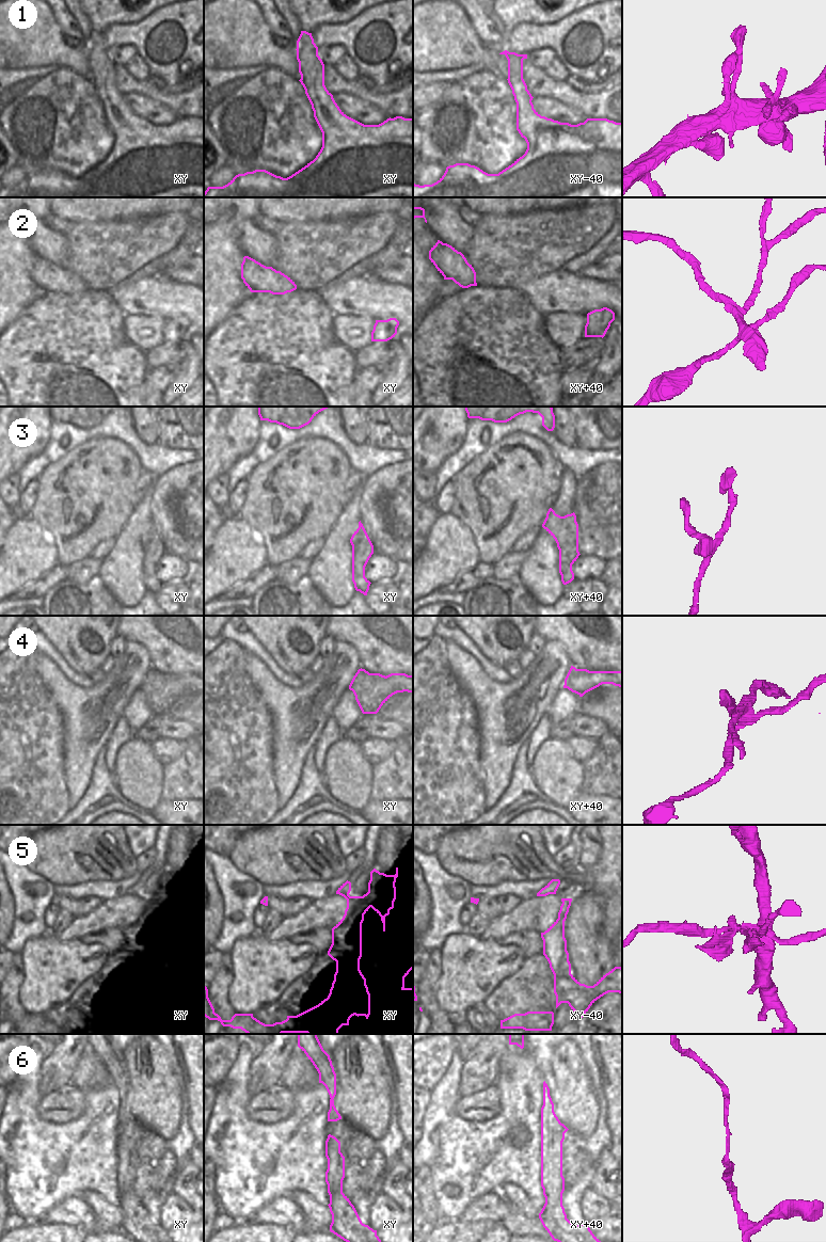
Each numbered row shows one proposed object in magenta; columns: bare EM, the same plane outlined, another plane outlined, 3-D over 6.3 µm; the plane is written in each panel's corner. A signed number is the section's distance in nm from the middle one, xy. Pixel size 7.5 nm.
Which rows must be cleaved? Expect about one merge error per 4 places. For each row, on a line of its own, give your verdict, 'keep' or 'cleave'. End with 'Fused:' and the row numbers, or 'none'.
1: keep
2: cleave
3: keep
4: cleave
5: cleave
6: keep
Fused: 2, 4, 5

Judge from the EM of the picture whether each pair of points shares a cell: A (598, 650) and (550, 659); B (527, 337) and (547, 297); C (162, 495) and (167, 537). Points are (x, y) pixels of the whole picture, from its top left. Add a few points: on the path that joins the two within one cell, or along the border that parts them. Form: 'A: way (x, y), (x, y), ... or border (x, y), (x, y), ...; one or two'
A: border (549, 640), (557, 640), (564, 647), (572, 665); two
B: border (524, 292), (527, 299), (544, 315); two
C: way (162, 506), (162, 518), (167, 526); one

